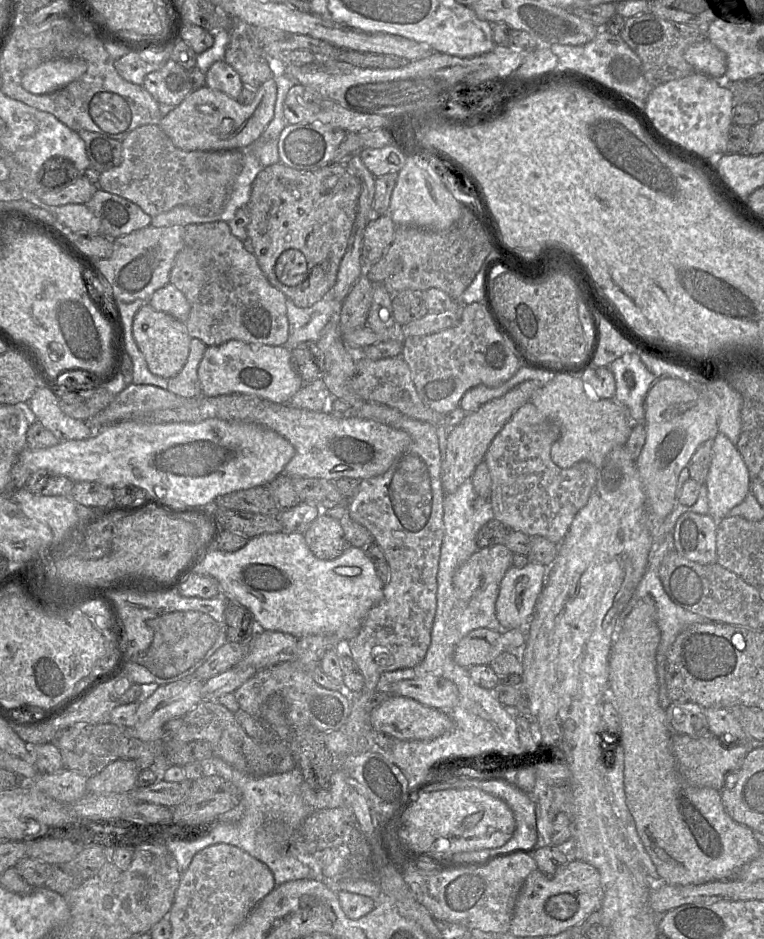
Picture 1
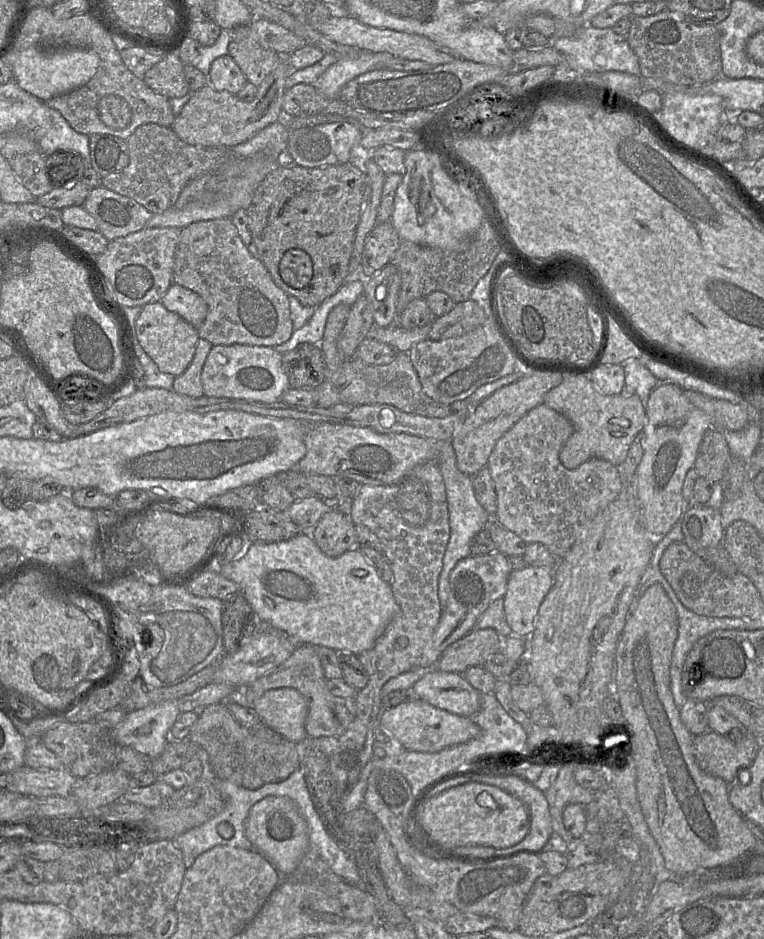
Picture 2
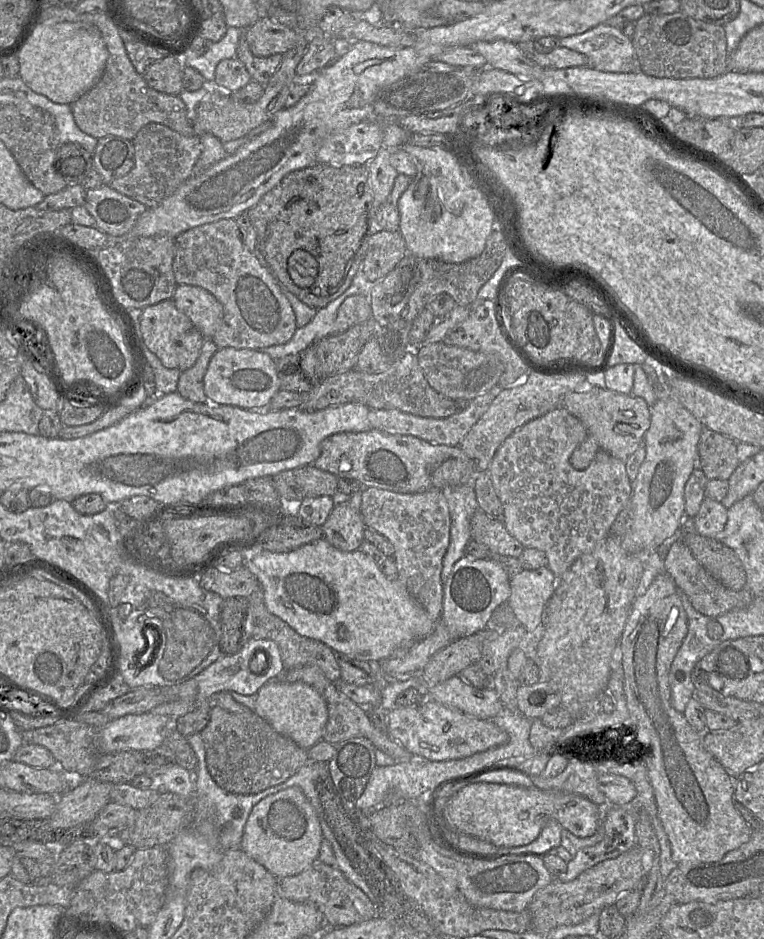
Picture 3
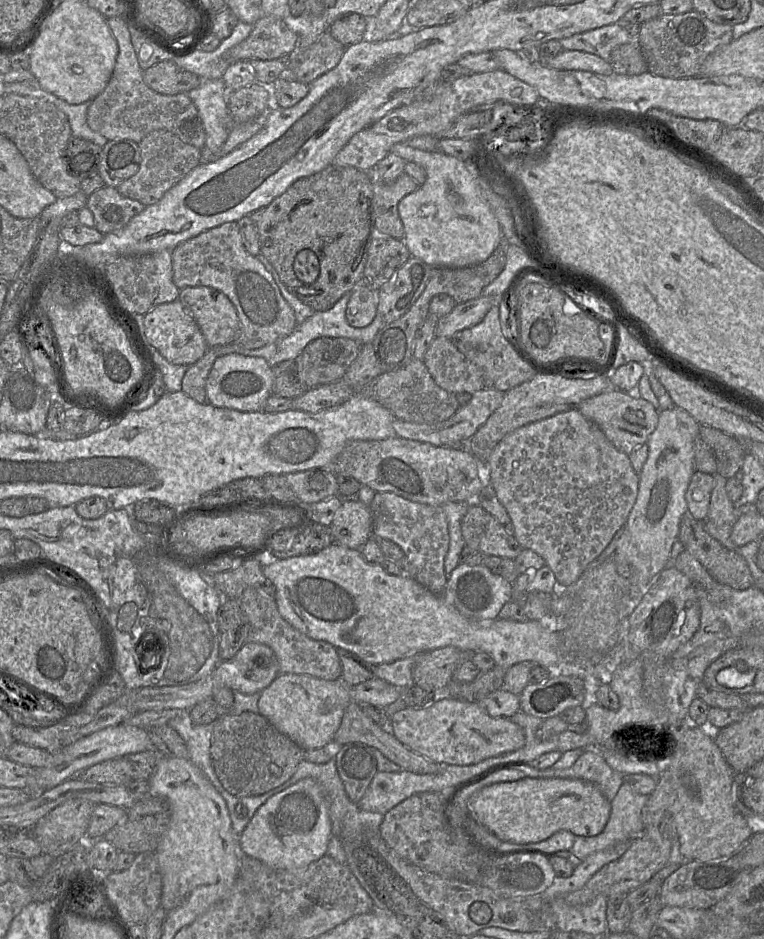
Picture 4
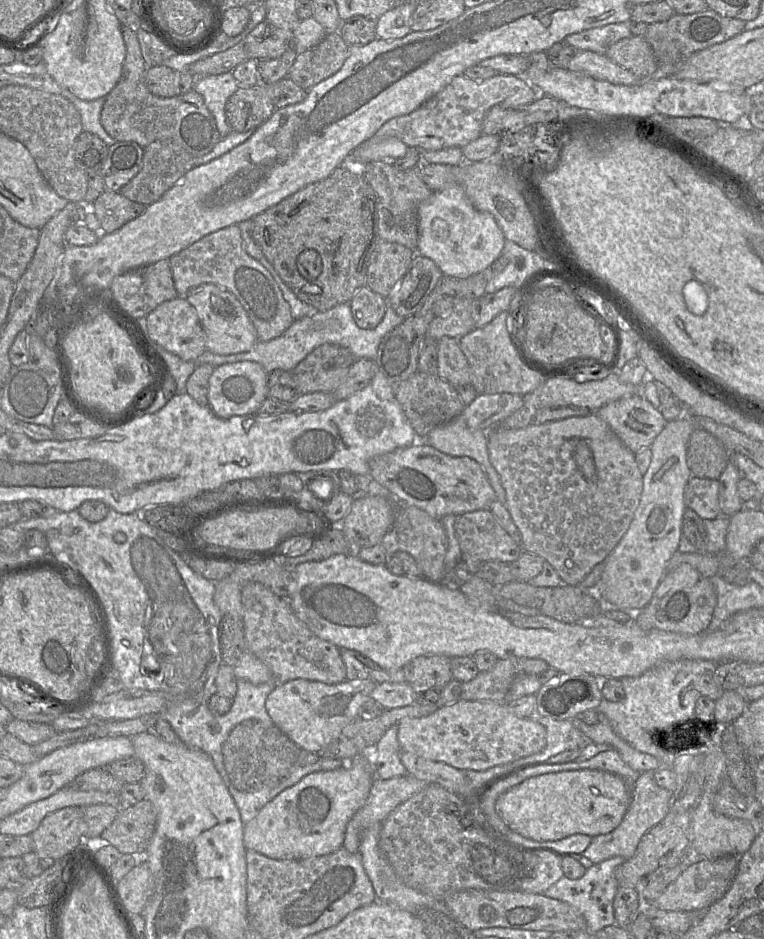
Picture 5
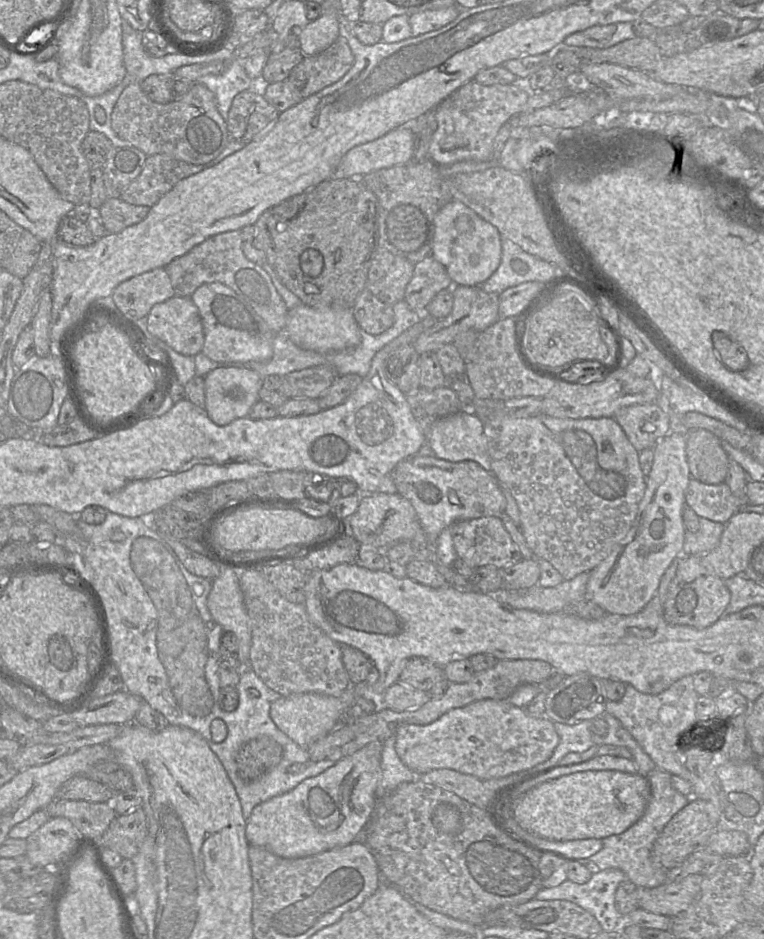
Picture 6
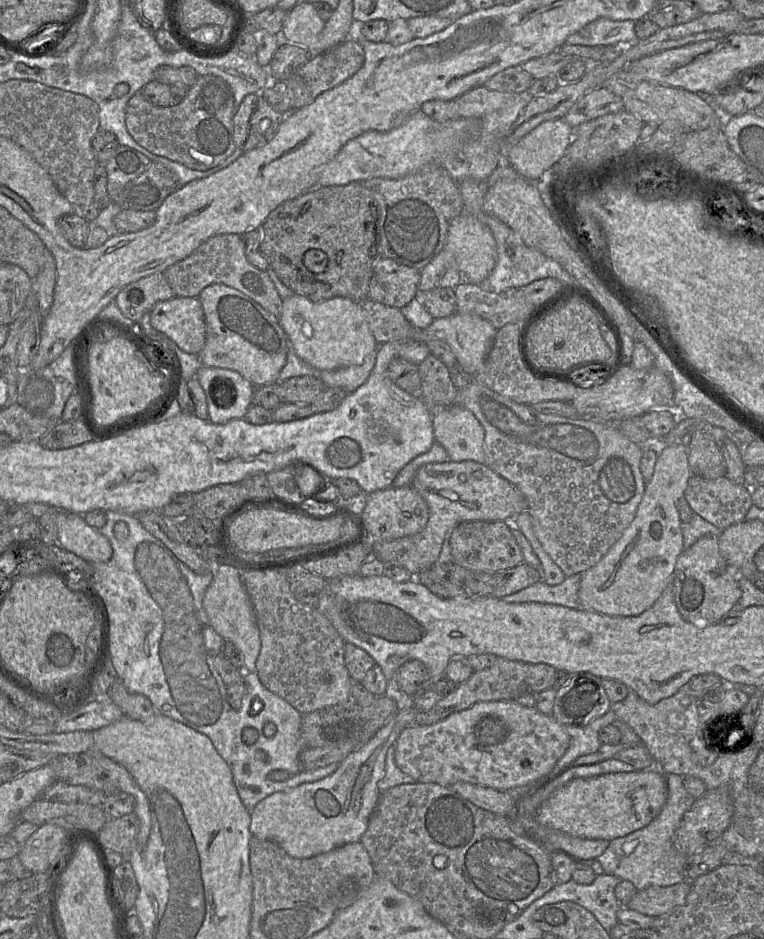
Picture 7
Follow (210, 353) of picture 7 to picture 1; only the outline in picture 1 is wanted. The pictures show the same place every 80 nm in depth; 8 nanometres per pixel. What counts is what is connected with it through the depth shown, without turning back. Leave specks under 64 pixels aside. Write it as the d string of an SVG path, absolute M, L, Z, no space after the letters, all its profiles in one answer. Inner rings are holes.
M171 282L156 290L148 303L155 310L165 312L182 322L185 322L190 314L190 303Z

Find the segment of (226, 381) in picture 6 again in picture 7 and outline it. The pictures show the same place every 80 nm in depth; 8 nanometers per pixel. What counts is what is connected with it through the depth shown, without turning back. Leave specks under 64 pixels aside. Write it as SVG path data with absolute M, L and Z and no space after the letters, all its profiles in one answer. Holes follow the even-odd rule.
M201 366L196 372L196 378L202 386L208 407L209 421L214 424L225 424L232 419L244 418L252 405L255 386L234 370Z

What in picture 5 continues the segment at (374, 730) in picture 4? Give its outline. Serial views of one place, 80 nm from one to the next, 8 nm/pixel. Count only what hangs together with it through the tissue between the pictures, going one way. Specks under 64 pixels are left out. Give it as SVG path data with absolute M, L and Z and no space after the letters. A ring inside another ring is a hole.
M403 750L400 752L400 758L409 775L428 783L438 784L464 799L468 798L475 802L484 795L489 783L503 780L513 772L524 768L519 767L508 772L493 774L486 777L486 781L482 785L473 788L472 781L465 774L465 770L456 769L445 763L427 760Z

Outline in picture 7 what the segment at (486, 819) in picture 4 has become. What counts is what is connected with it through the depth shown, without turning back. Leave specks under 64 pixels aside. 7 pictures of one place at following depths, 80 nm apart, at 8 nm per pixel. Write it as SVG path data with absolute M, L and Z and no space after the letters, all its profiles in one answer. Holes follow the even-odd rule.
M658 768L576 778L541 804L537 820L572 836L610 841L648 825L659 814L666 798L665 773Z

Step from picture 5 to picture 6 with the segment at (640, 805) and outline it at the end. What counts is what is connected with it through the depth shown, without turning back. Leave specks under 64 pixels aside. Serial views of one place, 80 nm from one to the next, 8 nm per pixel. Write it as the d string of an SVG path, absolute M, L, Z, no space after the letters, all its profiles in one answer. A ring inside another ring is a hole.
M656 768L646 775L650 785L650 798L643 815L626 831L602 839L602 848L589 857L600 870L616 868L623 871L628 880L640 889L650 889L666 882L667 869L652 856L653 844L670 819L689 800L689 796L679 793L671 784L671 774Z

